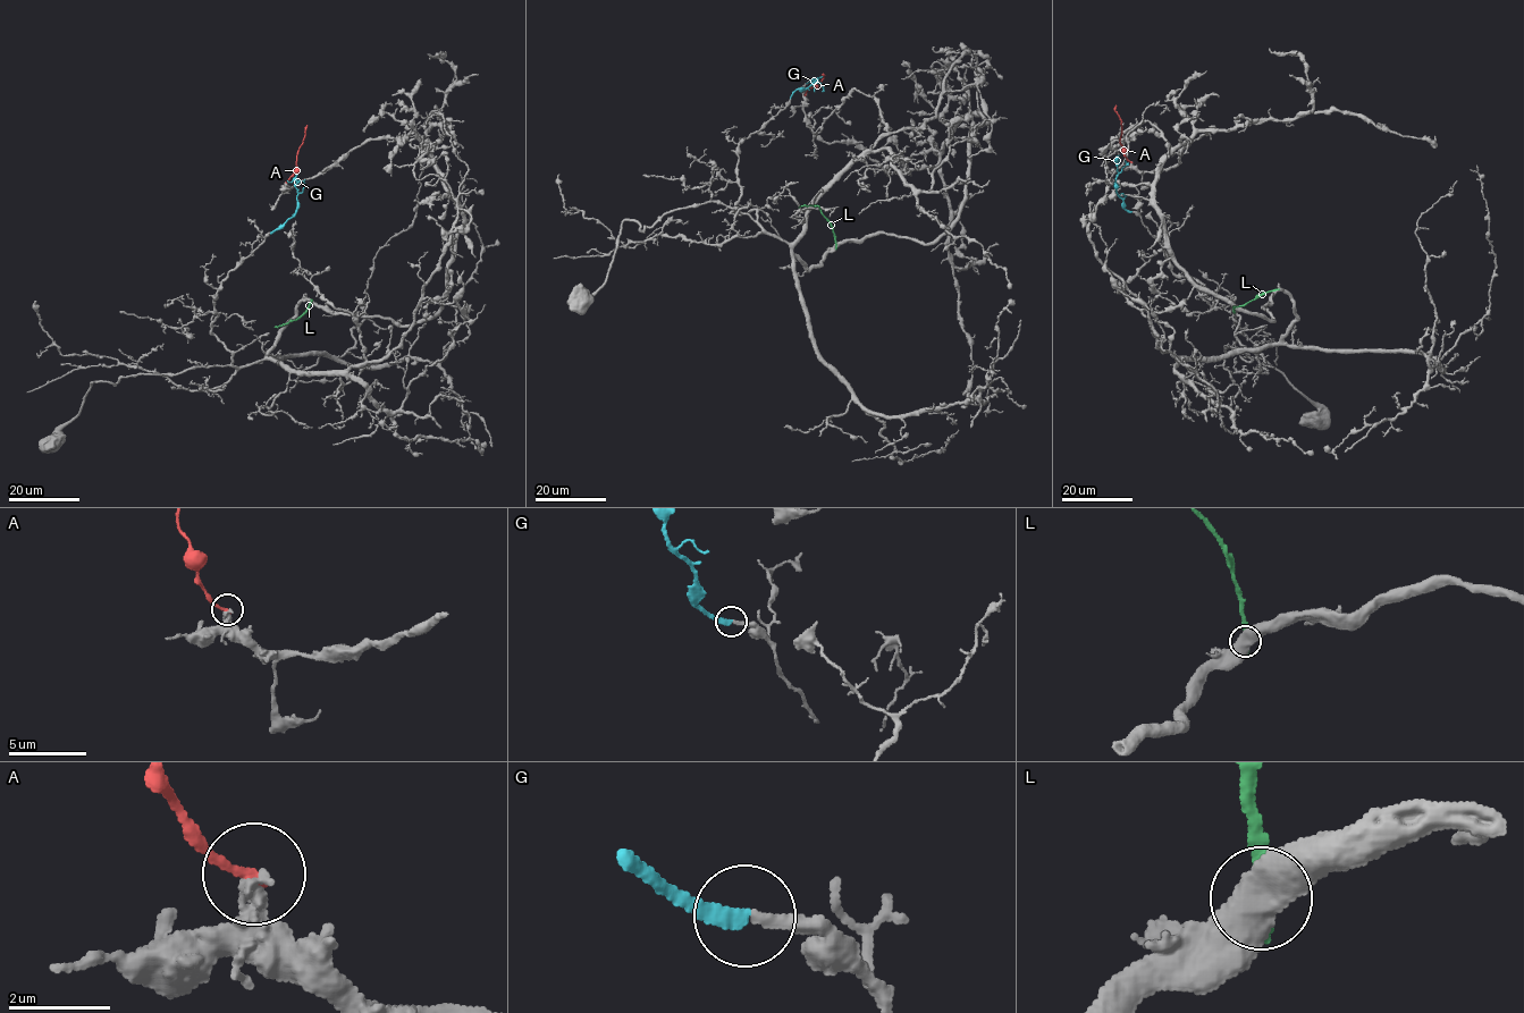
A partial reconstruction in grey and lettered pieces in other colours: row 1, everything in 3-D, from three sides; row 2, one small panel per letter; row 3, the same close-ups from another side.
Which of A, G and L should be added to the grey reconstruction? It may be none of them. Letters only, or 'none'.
G

